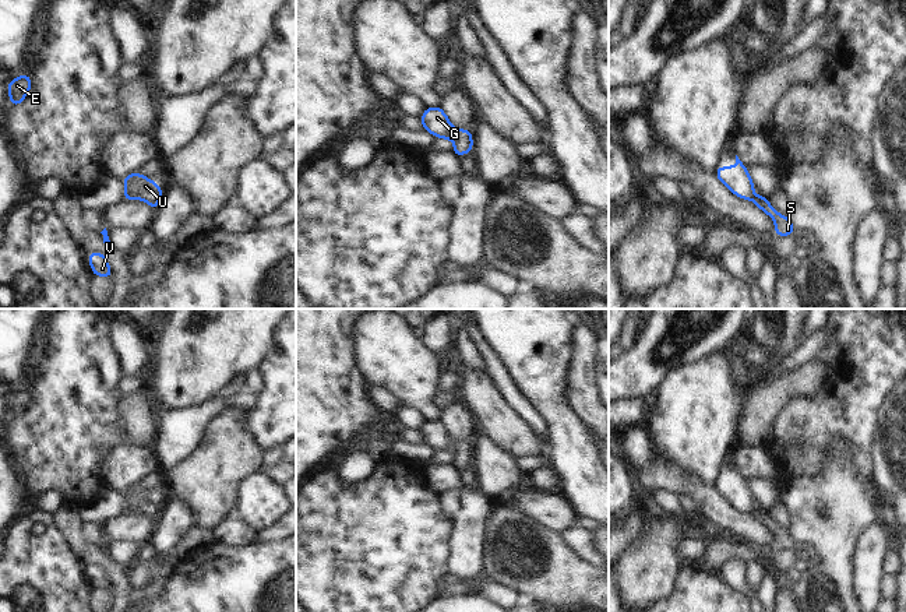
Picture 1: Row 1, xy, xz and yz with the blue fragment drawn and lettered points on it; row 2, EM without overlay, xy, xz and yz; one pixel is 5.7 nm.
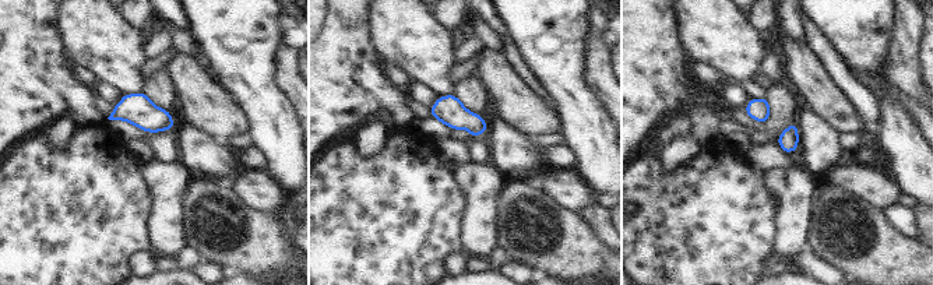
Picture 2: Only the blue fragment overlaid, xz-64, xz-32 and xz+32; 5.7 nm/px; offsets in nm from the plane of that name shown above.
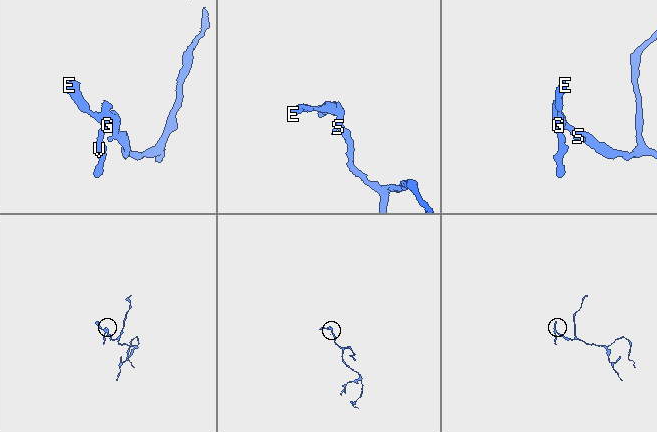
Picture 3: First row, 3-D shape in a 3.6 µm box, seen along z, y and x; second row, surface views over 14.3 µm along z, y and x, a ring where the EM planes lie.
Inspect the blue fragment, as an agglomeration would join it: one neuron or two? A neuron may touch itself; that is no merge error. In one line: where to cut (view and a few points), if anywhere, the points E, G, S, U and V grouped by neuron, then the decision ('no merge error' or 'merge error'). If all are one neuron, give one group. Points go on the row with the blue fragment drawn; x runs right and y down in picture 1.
no cut | E G S U V | no merge error

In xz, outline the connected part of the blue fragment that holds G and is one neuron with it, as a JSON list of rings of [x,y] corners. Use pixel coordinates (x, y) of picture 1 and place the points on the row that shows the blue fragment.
[[[427,106],[420,116],[422,127],[436,138],[452,140],[456,158],[473,151],[473,134],[469,129],[455,129],[443,106]]]

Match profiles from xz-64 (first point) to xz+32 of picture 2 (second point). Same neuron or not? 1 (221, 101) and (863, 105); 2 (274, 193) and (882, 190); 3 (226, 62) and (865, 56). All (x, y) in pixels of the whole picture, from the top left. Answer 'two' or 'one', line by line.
1: two
2: one
3: one

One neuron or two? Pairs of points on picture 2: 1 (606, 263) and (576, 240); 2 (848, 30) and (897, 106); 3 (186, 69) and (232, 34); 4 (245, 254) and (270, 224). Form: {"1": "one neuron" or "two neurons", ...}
{"1": "one neuron", "2": "one neuron", "3": "two neurons", "4": "one neuron"}

